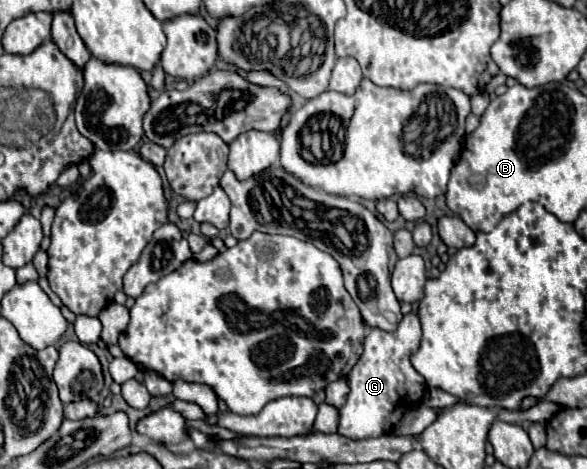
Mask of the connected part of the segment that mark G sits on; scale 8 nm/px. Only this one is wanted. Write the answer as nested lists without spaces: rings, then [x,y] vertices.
[[[409,313],[401,319],[395,331],[371,329],[365,337],[365,351],[359,363],[349,375],[349,395],[347,403],[339,409],[337,433],[347,439],[367,439],[389,433],[401,417],[421,405],[421,399],[427,391],[425,379],[411,365],[411,355],[419,349],[421,341],[421,323],[417,313]]]

